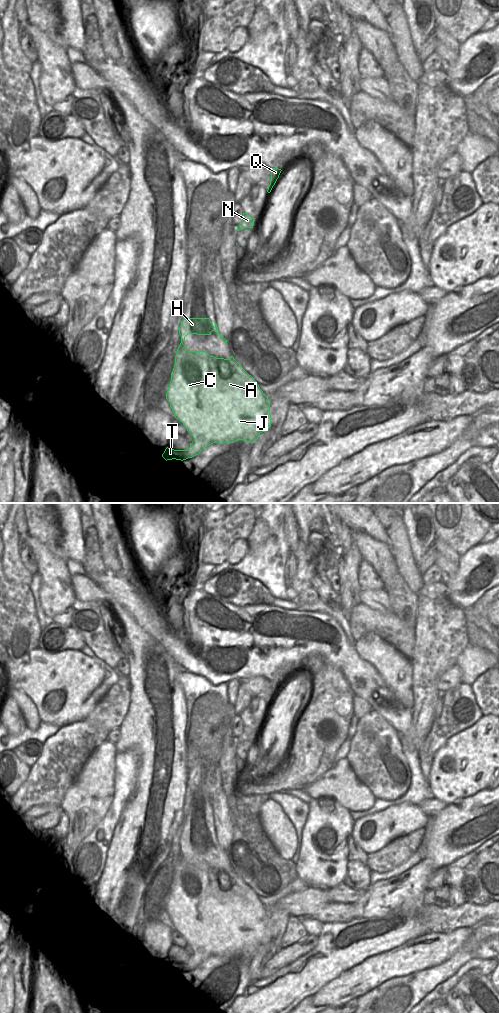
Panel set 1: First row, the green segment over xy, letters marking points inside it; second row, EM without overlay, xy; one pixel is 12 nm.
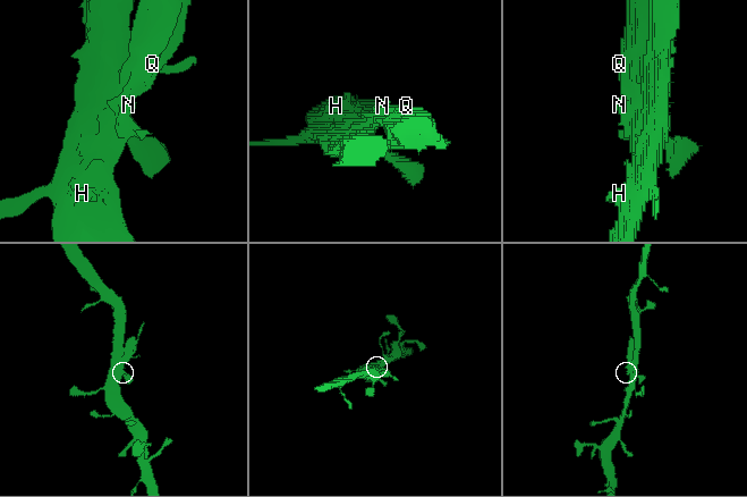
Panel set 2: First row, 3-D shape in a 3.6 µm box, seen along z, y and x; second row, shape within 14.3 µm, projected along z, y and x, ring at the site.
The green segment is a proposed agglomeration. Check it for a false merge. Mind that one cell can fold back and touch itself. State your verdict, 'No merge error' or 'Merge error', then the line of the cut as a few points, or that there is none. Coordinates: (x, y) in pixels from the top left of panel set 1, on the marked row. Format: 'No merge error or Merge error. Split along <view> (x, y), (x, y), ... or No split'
Merge error. Split along xy (249, 227), (245, 226), (243, 228).

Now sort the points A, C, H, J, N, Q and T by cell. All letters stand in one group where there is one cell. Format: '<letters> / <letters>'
A C H J T / N Q

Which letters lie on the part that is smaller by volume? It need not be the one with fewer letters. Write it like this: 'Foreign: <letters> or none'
Foreign: N, Q

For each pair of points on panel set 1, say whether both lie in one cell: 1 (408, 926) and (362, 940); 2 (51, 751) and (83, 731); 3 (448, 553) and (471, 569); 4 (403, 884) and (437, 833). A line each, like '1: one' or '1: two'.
1: one
2: one
3: two
4: two

